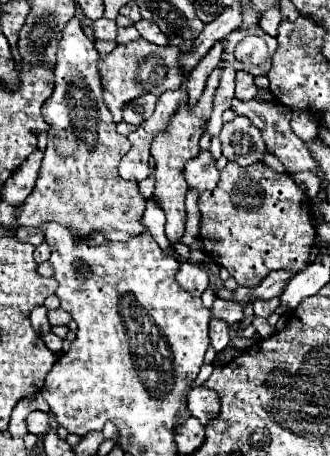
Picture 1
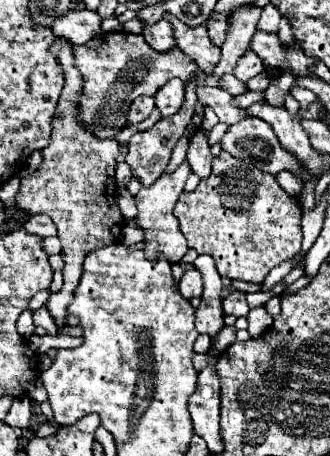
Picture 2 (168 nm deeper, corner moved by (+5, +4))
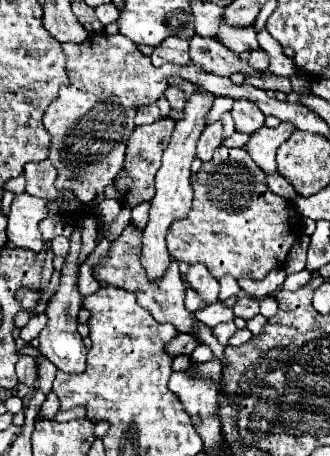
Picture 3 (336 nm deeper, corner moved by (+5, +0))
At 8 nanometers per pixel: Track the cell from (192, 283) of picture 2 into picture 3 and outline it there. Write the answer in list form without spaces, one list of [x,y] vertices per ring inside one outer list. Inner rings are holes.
[[[188,289],[188,291],[186,291],[186,309],[194,313],[194,311],[198,311],[198,309],[202,309],[202,307],[206,307],[204,301],[196,295],[196,291]]]

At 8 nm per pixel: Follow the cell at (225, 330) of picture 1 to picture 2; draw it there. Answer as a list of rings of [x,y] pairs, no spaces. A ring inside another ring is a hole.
[[[198,255],[194,267],[204,277],[204,293],[202,303],[196,309],[196,329],[210,337],[218,335],[224,329],[224,311],[220,307],[222,299],[222,281],[216,271],[214,259],[210,255]]]

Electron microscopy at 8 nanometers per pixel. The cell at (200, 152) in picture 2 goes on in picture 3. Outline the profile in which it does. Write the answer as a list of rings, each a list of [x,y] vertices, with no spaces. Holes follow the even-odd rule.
[[[220,121],[208,123],[208,127],[202,131],[198,139],[198,153],[196,153],[198,159],[202,159],[204,163],[212,159],[212,153],[220,143],[222,143],[222,123]]]

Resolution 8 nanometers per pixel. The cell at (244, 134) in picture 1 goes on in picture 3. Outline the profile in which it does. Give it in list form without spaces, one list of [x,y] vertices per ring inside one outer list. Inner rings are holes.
[[[282,121],[278,127],[268,129],[260,127],[258,131],[252,133],[246,151],[252,155],[252,159],[258,163],[258,167],[264,173],[276,173],[276,151],[278,147],[290,139],[290,135],[296,131],[296,127],[288,121]]]

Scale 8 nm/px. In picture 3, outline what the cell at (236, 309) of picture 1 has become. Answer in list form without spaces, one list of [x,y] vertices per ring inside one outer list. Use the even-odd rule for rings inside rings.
[[[240,297],[234,305],[234,315],[242,317],[242,319],[252,319],[258,315],[258,299],[252,297]]]

